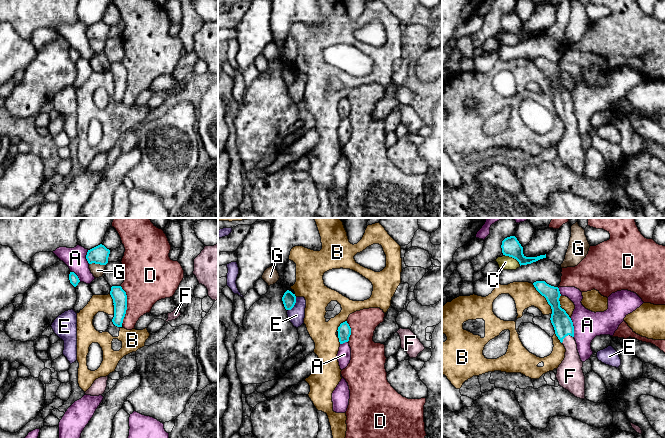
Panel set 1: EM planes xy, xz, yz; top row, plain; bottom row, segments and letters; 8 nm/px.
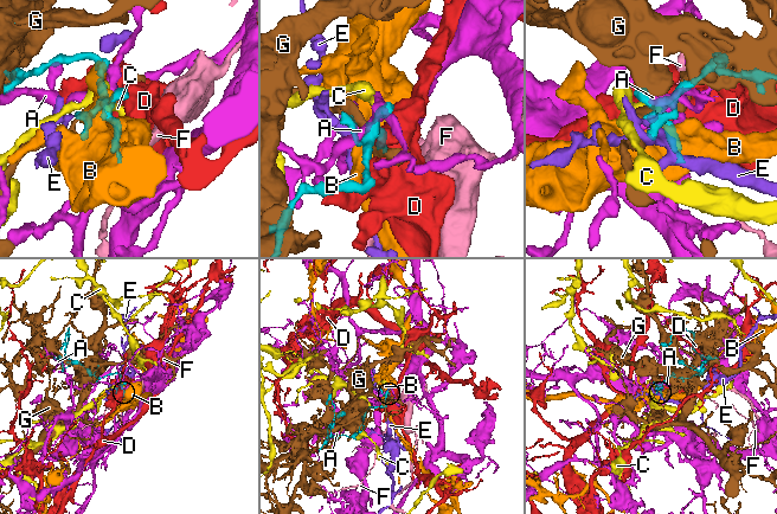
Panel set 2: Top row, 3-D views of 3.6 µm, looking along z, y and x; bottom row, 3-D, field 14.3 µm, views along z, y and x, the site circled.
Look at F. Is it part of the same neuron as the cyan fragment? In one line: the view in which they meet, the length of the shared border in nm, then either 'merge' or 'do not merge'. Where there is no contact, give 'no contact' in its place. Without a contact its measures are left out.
contact in yz; length 120 nm; merge

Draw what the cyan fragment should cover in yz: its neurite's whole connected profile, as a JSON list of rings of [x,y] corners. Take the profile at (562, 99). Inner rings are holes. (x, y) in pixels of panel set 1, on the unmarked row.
[[[536,57],[533,61],[551,82],[551,99],[556,112],[566,125],[565,134],[557,144],[556,154],[559,161],[575,173],[586,175],[585,152],[582,146],[583,138],[580,135],[574,115],[573,98],[566,87],[560,83],[559,74],[561,70],[559,64],[551,62],[545,57]]]

